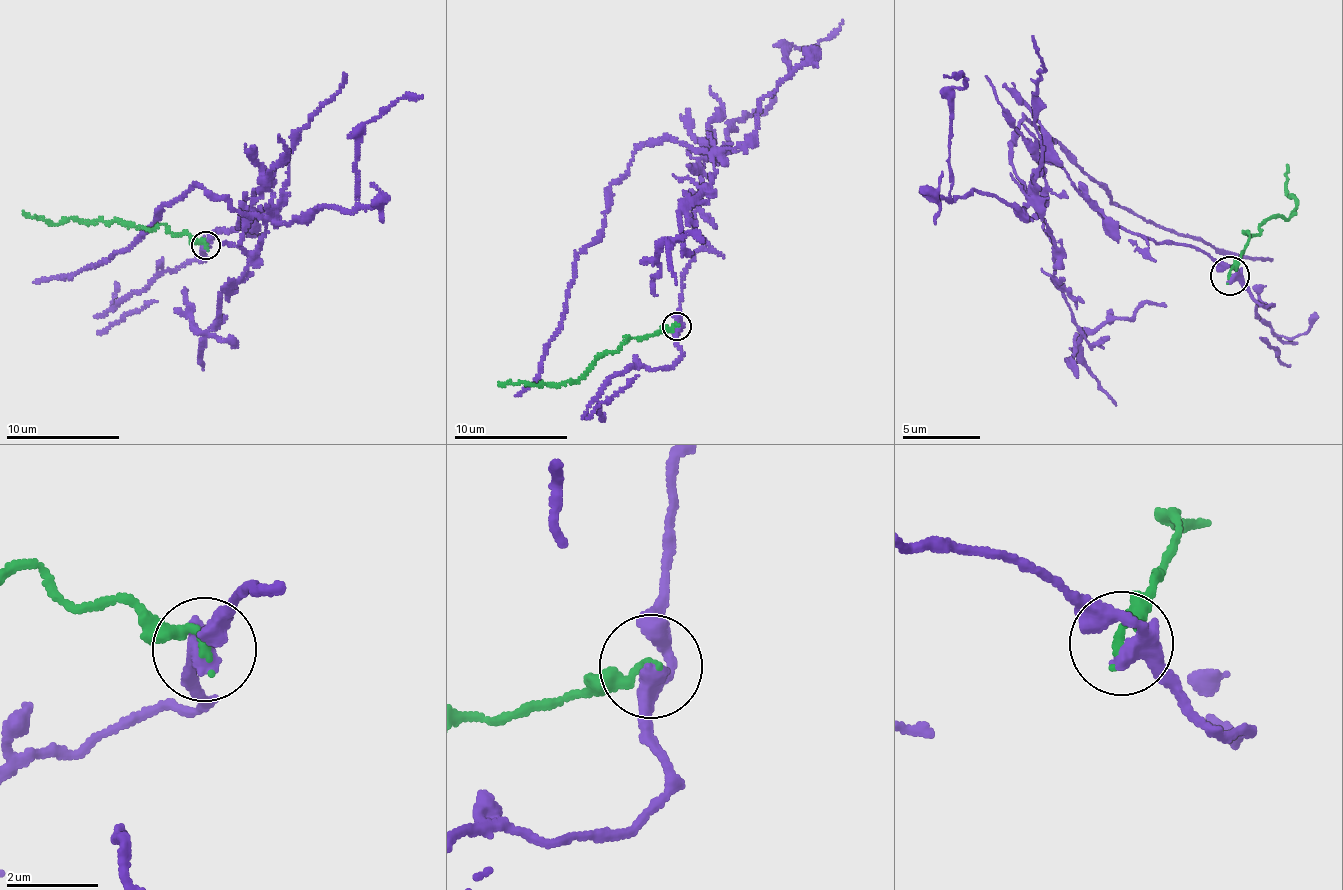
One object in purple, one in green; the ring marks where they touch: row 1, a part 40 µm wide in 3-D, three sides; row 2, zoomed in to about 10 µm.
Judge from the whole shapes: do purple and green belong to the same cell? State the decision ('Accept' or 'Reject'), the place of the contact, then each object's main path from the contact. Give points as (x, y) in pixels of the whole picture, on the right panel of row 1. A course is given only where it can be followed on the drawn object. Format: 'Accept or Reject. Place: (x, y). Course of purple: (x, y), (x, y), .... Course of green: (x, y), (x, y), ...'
Reject. Place: (1230, 275). Course of purple: (1231, 274), (1131, 234), (1062, 169), (1040, 164), (1028, 191), (1012, 138), (1026, 120), (1119, 207), (1271, 259). Course of green: (1231, 274), (1247, 230), (1260, 230), (1259, 225), (1293, 214), (1289, 163)

